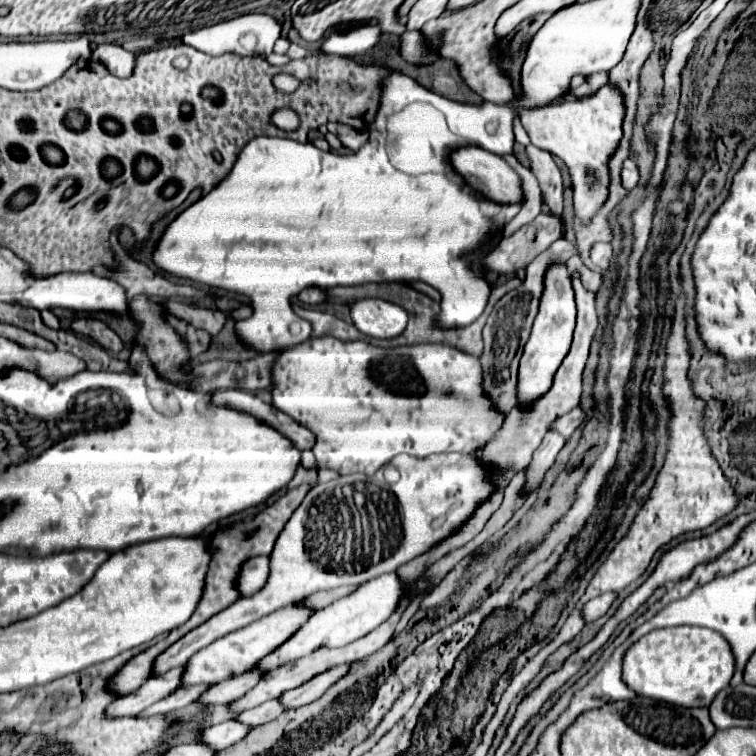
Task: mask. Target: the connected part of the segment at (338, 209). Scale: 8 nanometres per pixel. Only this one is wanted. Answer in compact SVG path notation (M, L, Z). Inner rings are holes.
M372 129L372 133L370 133L370 141L358 151L358 153L350 153L350 155L336 155L336 153L332 153L332 151L320 151L318 147L314 147L312 143L298 143L298 141L294 141L294 139L280 139L280 137L254 137L250 143L246 143L246 147L240 151L240 155L238 155L238 161L234 163L234 169L228 173L228 177L216 187L216 189L212 189L204 199L200 199L200 201L196 201L194 205L190 205L186 211L182 211L172 223L170 223L170 227L166 229L166 233L162 235L162 239L160 239L160 245L158 245L158 249L154 251L154 263L164 271L164 273L168 273L168 275L174 275L174 277L178 277L178 279L188 279L188 281L194 281L194 283L202 283L202 285L208 285L208 287L220 287L220 289L226 289L226 291L236 291L236 293L246 293L250 299L252 299L252 305L254 305L254 313L252 313L252 317L248 319L248 321L240 321L238 325L236 325L236 333L238 333L238 337L240 337L240 341L244 343L244 345L248 345L248 347L254 347L254 349L258 349L258 351L266 351L266 353L270 353L270 351L280 351L280 349L286 349L286 347L290 347L290 345L298 345L298 343L302 343L302 341L306 341L306 339L310 339L310 335L312 335L312 325L308 323L308 321L302 321L294 311L292 311L292 307L290 307L290 297L292 295L296 295L296 293L300 293L302 289L306 289L306 287L324 287L324 289L330 289L330 287L338 287L338 285L362 285L362 283L372 283L372 281L376 281L376 283L390 283L390 281L424 281L424 283L428 283L428 285L432 285L434 289L438 289L440 291L440 295L442 295L442 305L440 305L440 312L437 317L438 325L440 327L444 327L445 329L449 328L458 328L464 327L464 325L470 325L470 323L474 323L480 315L482 315L482 311L486 309L486 305L488 305L488 299L490 299L490 291L492 291L492 287L490 287L490 281L486 279L486 273L484 271L472 271L470 267L468 267L469 260L473 259L477 253L477 261L481 261L484 257L486 257L489 253L480 253L480 243L484 243L486 239L488 239L488 235L490 233L496 232L496 247L498 246L499 241L502 239L502 229L498 230L498 227L504 225L504 223L498 223L498 221L494 221L494 215L496 215L496 205L504 205L499 204L484 196L474 194L474 191L468 187L468 185L460 185L460 183L454 183L454 181L450 181L446 175L442 175L442 173L422 173L422 175L406 175L406 173L402 173L402 171L398 171L398 169L394 169L392 167L392 163L390 163L390 159L388 159L388 151L386 151L386 135L382 133L382 131L376 131L376 129Z

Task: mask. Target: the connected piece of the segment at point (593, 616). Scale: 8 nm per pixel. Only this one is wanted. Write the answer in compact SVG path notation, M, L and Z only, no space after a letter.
M604 593L604 595L588 601L588 603L584 605L584 609L582 609L584 619L586 619L586 621L596 621L598 617L606 615L606 611L612 607L612 603L616 601L616 597L618 597L618 593Z

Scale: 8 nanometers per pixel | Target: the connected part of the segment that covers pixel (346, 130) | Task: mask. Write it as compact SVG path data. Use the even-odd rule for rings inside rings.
M328 125L328 129L342 141L350 151L358 151L368 141L368 131L356 131L350 125Z

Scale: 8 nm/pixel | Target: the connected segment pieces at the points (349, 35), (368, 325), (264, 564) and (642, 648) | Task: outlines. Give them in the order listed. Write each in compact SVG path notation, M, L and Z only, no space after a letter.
M360 25L350 31L332 31L324 43L324 53L336 53L336 55L362 55L370 51L382 37L380 25Z
M356 299L350 305L350 315L356 329L374 339L398 337L408 323L408 315L400 305L384 299Z
M252 557L242 565L242 573L238 577L238 589L244 597L254 595L258 589L262 589L262 585L266 585L270 577L268 563L270 557Z
M668 627L656 629L644 635L638 643L634 643L624 655L624 673L622 679L630 689L634 689L642 697L670 701L672 705L686 705L686 707L710 707L718 691L730 685L730 679L736 671L734 653L728 641L706 627Z

